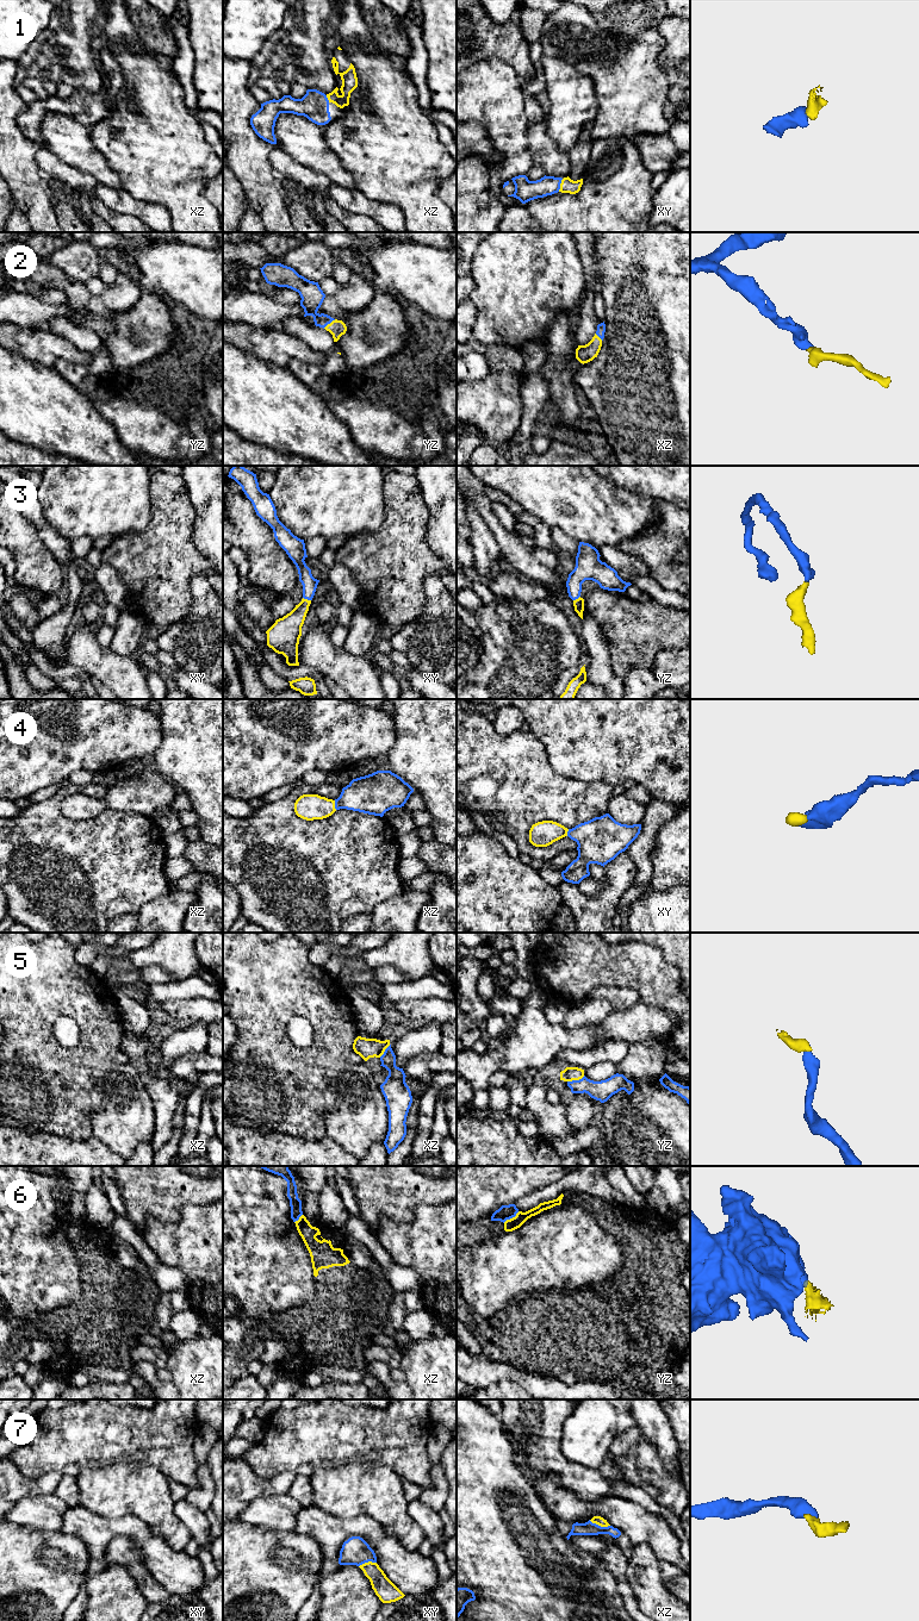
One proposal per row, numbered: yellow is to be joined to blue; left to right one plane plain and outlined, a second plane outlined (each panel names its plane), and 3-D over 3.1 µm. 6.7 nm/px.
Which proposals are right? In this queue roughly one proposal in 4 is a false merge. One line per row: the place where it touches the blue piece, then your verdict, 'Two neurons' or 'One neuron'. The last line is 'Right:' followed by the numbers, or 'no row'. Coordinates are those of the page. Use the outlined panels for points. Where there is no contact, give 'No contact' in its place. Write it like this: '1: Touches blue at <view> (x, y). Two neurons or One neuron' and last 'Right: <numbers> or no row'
1: Touches blue at xy (559, 185). One neuron
2: Touches blue at yz (329, 323). One neuron
3: Touches blue at xy (306, 598). One neuron
4: Touches blue at xz (335, 805). One neuron
5: Touches blue at yz (576, 1080). Two neurons
6: Touches blue at yz (510, 1217). Two neurons
7: Touches blue at xz (600, 1526). One neuron
Right: 1, 2, 3, 4, 7

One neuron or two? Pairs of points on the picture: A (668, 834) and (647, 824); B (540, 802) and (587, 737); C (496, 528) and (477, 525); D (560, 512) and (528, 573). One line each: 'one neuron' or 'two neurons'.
A: two neurons
B: two neurons
C: two neurons
D: two neurons

